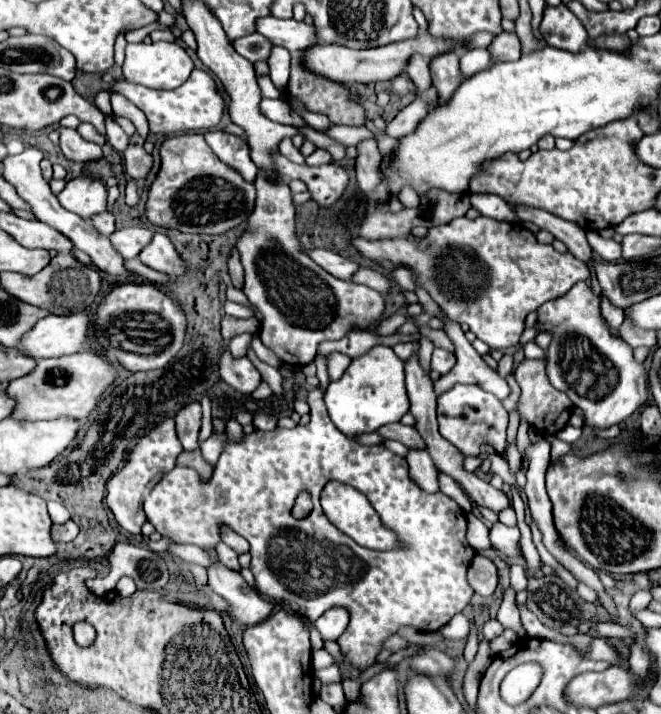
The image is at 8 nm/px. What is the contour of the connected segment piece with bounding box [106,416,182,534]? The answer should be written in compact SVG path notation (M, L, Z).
M164 418L162 422L158 422L150 432L146 432L142 438L138 438L136 446L126 454L124 466L108 480L106 488L106 504L112 510L116 522L130 534L140 534L142 524L146 522L146 514L142 508L142 500L146 490L150 488L150 482L158 482L164 472L170 472L176 464L176 456L182 452L182 444L176 436L176 428L174 428L174 418Z

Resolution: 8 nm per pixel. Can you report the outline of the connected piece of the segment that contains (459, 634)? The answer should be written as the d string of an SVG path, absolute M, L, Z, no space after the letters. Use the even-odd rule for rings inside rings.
M456 614L442 630L438 630L440 634L444 634L446 638L466 638L468 636L468 618L464 614Z

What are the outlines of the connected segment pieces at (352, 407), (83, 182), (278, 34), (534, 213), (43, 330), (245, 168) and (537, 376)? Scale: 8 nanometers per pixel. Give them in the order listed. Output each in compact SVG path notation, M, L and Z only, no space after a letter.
M388 346L370 348L366 354L352 358L352 364L340 380L328 384L324 404L336 428L348 438L362 432L374 432L390 422L398 422L410 406L404 388L404 360L400 360Z
M74 178L56 198L66 210L80 218L90 220L92 216L106 212L106 188L96 178Z
M264 16L256 20L256 32L268 38L274 46L282 46L290 52L302 52L308 46L316 44L314 26L308 26L306 22L292 20L280 20L274 16Z
M514 206L518 218L522 222L532 222L536 224L538 228L542 230L548 230L554 234L556 240L562 240L566 244L566 248L580 260L588 262L592 258L592 250L588 246L588 240L586 240L586 232L574 224L574 222L566 222L562 220L560 216L554 216L546 210L536 210L536 208L520 208L520 206Z
M84 312L70 314L70 316L46 316L38 320L38 324L30 332L26 332L26 336L16 348L18 352L26 352L26 356L34 356L36 360L58 358L64 354L78 352L82 342L88 338L88 332L90 332L90 318Z
M212 130L206 132L206 142L224 164L238 170L248 182L256 178L258 168L254 168L254 162L250 160L250 148L246 148L246 142L240 136L224 130Z
M524 358L520 362L520 366L514 370L514 378L522 390L520 400L516 404L516 412L518 412L520 420L526 420L530 424L530 428L542 438L558 434L568 424L568 418L574 410L574 404L570 402L570 398L564 392L558 392L550 384L550 380L546 376L546 358L540 358L540 360Z

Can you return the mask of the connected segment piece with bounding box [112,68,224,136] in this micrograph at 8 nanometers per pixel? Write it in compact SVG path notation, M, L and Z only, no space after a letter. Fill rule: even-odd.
M194 68L190 78L174 90L150 90L146 86L138 86L130 82L118 82L112 86L112 90L124 94L130 102L134 102L146 114L150 122L150 132L164 134L164 136L176 134L176 132L214 128L220 122L222 112L224 112L224 98L218 92L212 76L198 68Z

